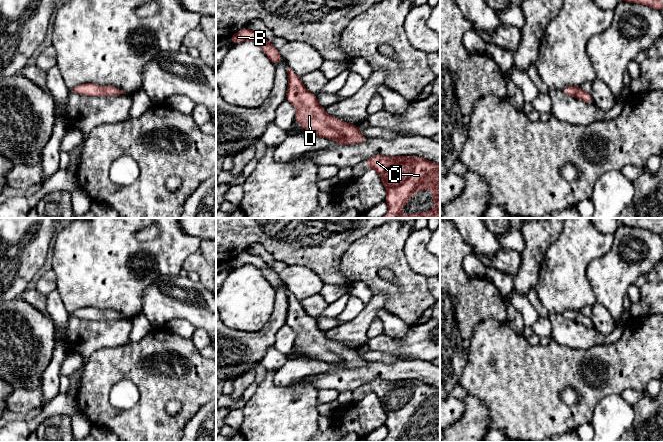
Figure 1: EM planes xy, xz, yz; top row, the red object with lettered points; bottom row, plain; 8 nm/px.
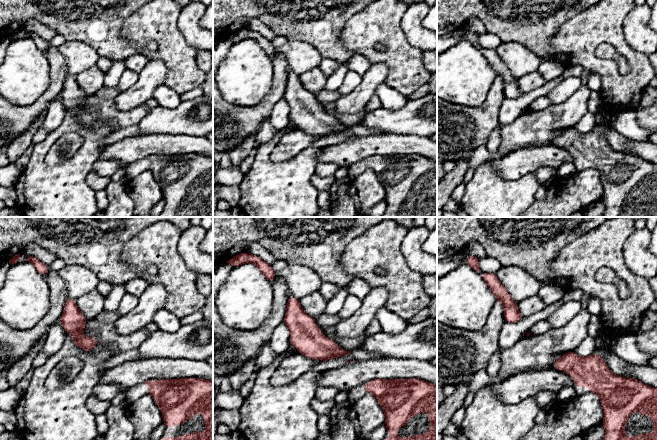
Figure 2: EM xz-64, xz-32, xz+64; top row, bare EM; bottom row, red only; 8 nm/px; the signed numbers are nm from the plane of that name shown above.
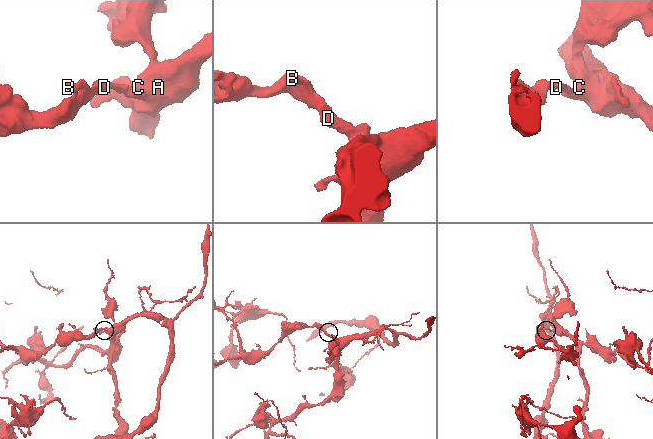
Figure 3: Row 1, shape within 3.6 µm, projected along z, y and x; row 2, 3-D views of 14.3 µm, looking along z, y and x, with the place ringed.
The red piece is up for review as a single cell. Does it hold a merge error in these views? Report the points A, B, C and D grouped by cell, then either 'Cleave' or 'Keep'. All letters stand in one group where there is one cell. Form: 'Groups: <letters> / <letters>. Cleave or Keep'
Groups: A B C D. Keep

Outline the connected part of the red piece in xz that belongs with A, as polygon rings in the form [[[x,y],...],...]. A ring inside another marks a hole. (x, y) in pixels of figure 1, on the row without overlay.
[[[374,379],[367,383],[365,389],[377,395],[387,415],[385,426],[391,437],[381,442],[440,442],[440,387],[415,379]],[[427,411],[433,417],[434,432],[431,436],[398,437],[413,416],[423,416]]]

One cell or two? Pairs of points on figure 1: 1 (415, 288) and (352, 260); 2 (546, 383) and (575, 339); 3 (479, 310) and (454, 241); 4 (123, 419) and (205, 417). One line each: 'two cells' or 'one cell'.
1: one cell
2: two cells
3: one cell
4: two cells

